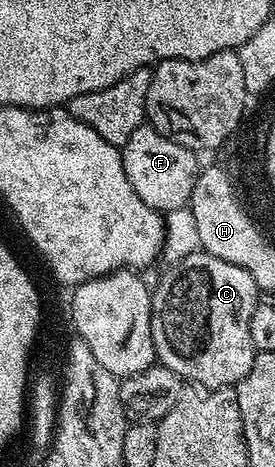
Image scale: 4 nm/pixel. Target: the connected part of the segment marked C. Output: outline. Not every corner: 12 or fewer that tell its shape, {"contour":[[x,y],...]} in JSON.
{"contour":[[197,251],[152,289],[156,359],[235,387],[254,367],[250,271]]}

